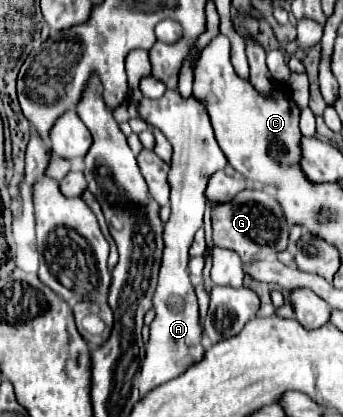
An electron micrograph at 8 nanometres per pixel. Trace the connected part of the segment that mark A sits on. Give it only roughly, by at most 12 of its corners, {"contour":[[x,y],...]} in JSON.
{"contour":[[177,90],[139,102],[173,146],[139,396],[205,354],[187,260],[227,160]]}

